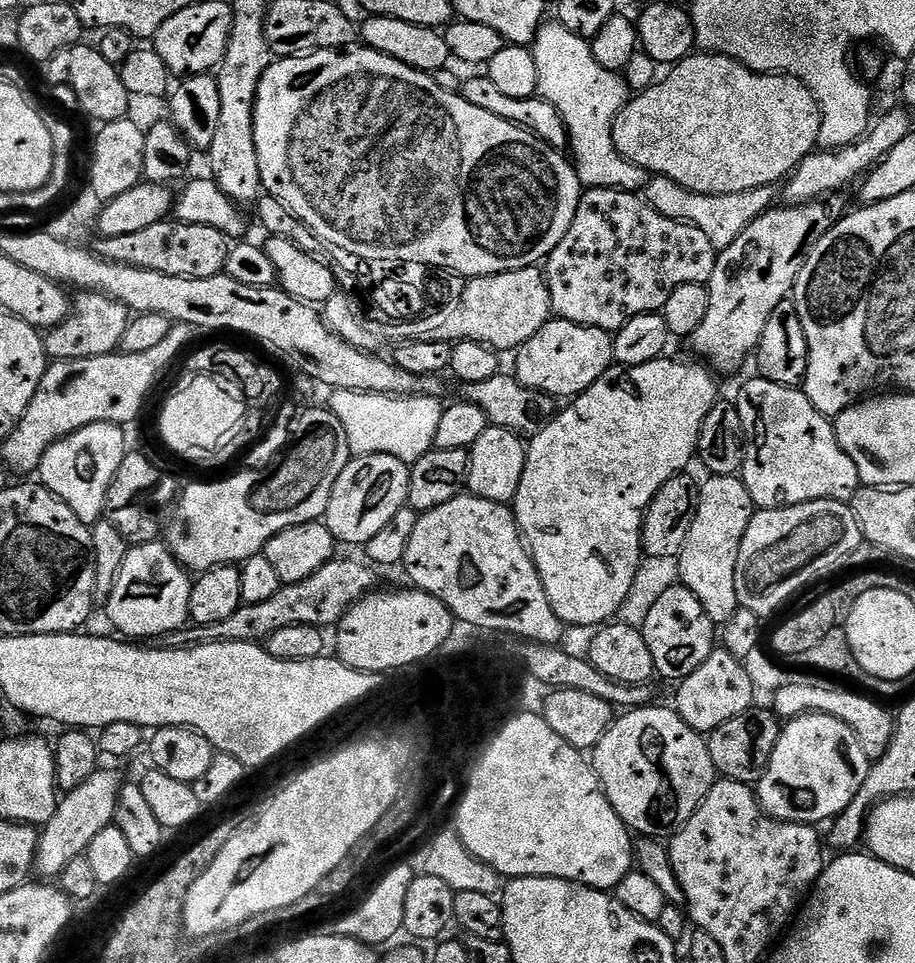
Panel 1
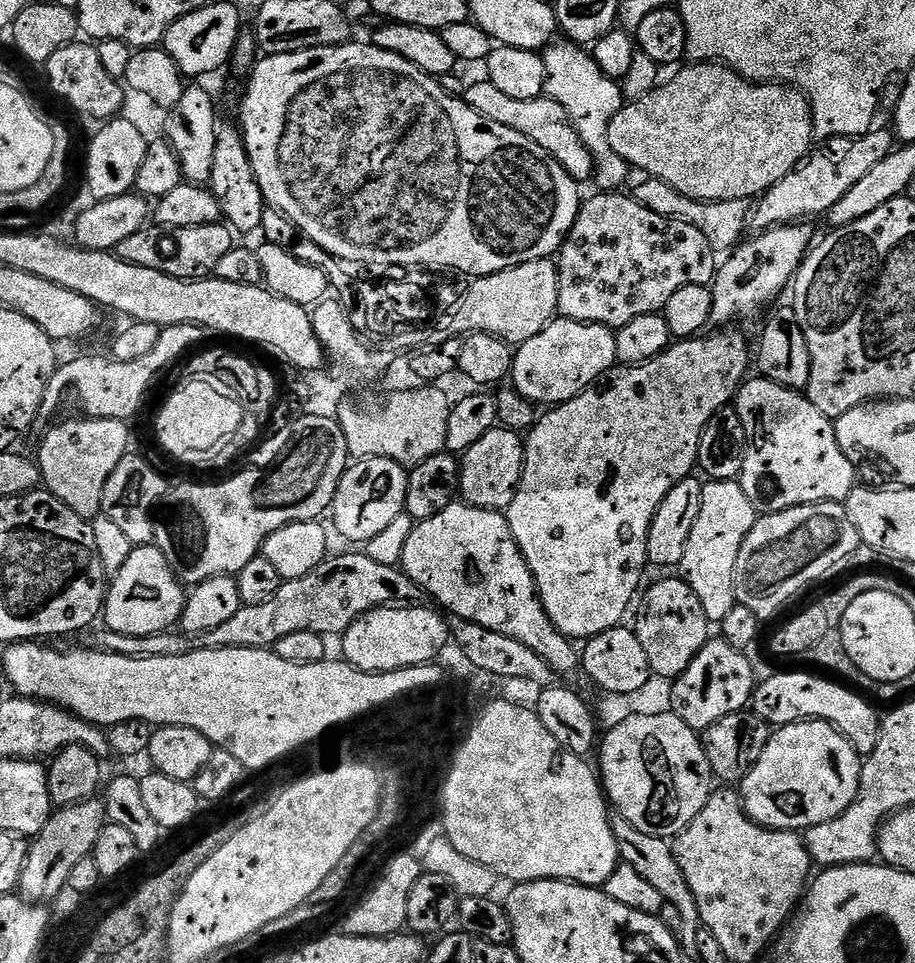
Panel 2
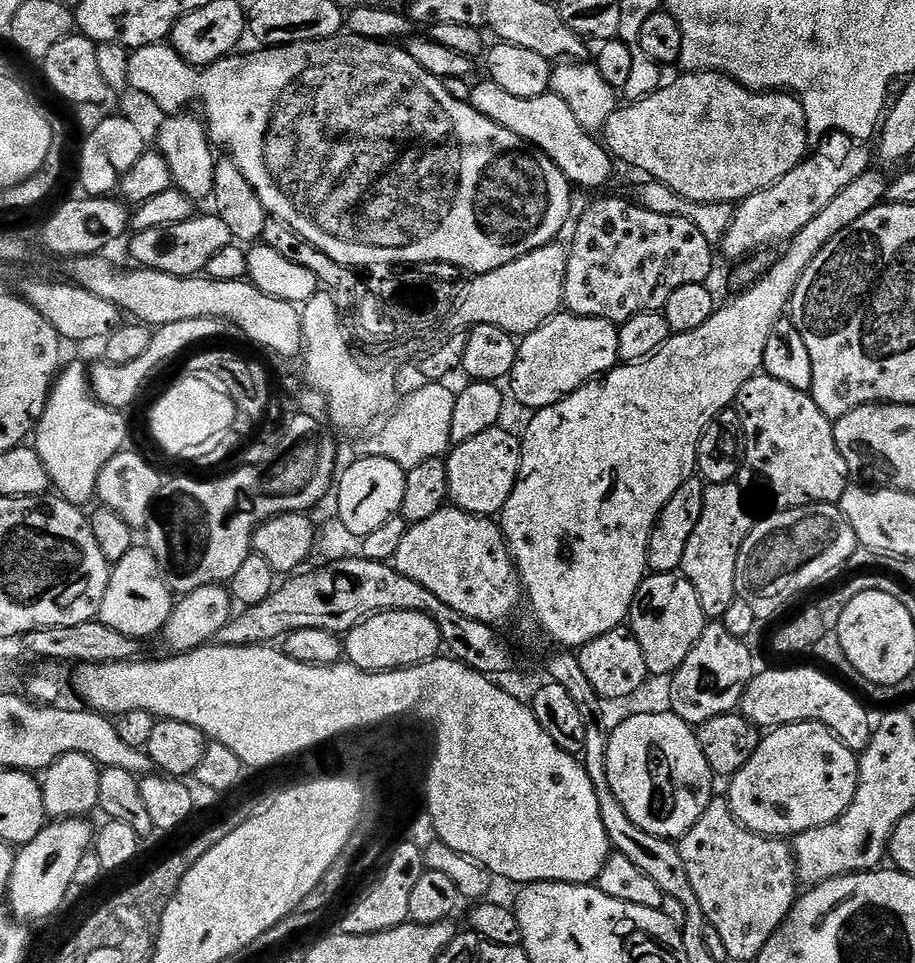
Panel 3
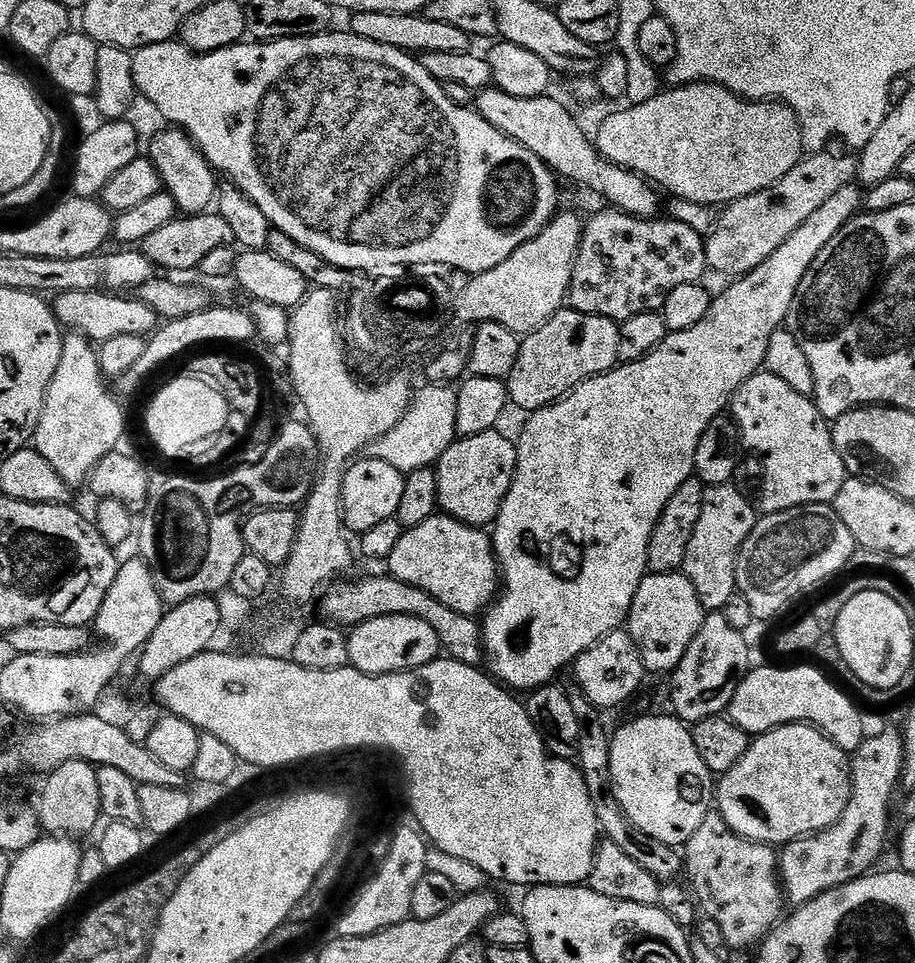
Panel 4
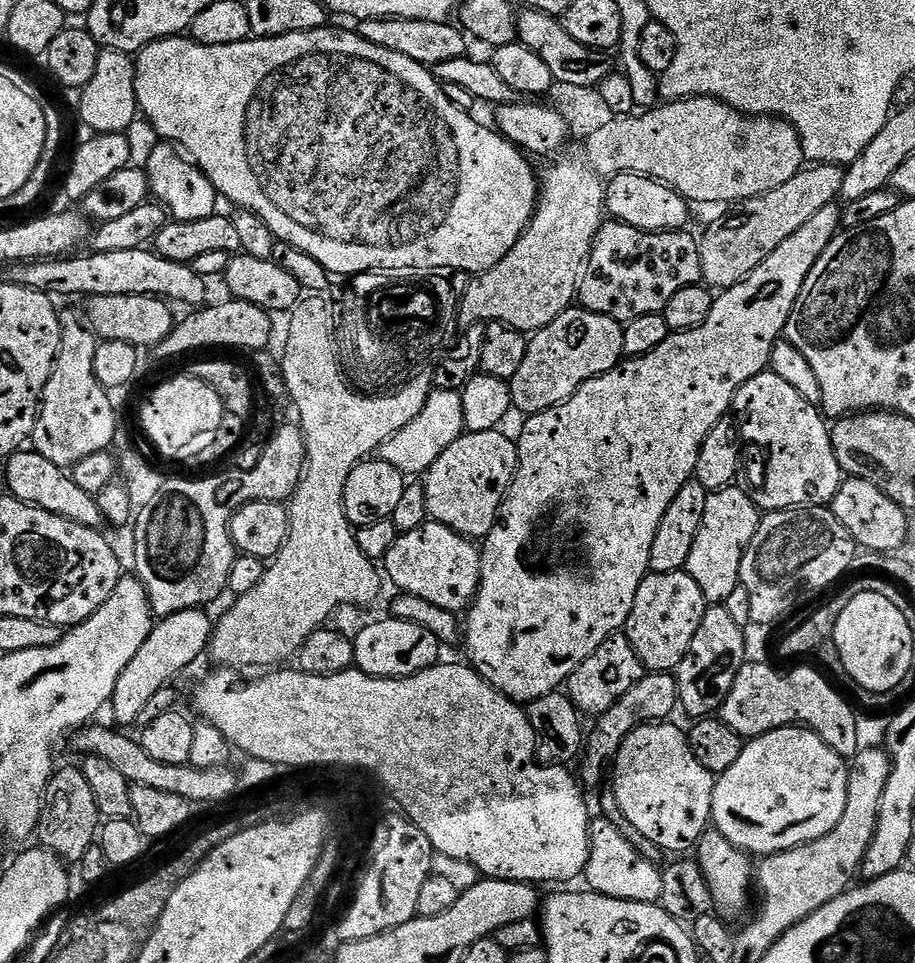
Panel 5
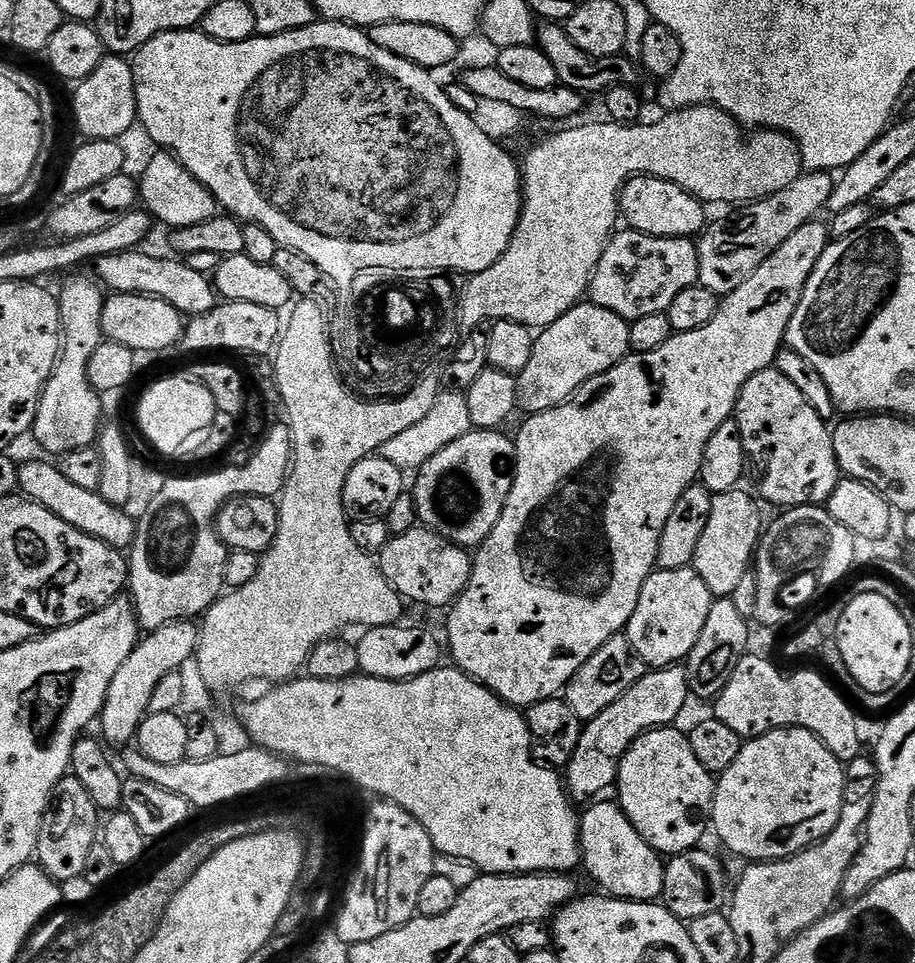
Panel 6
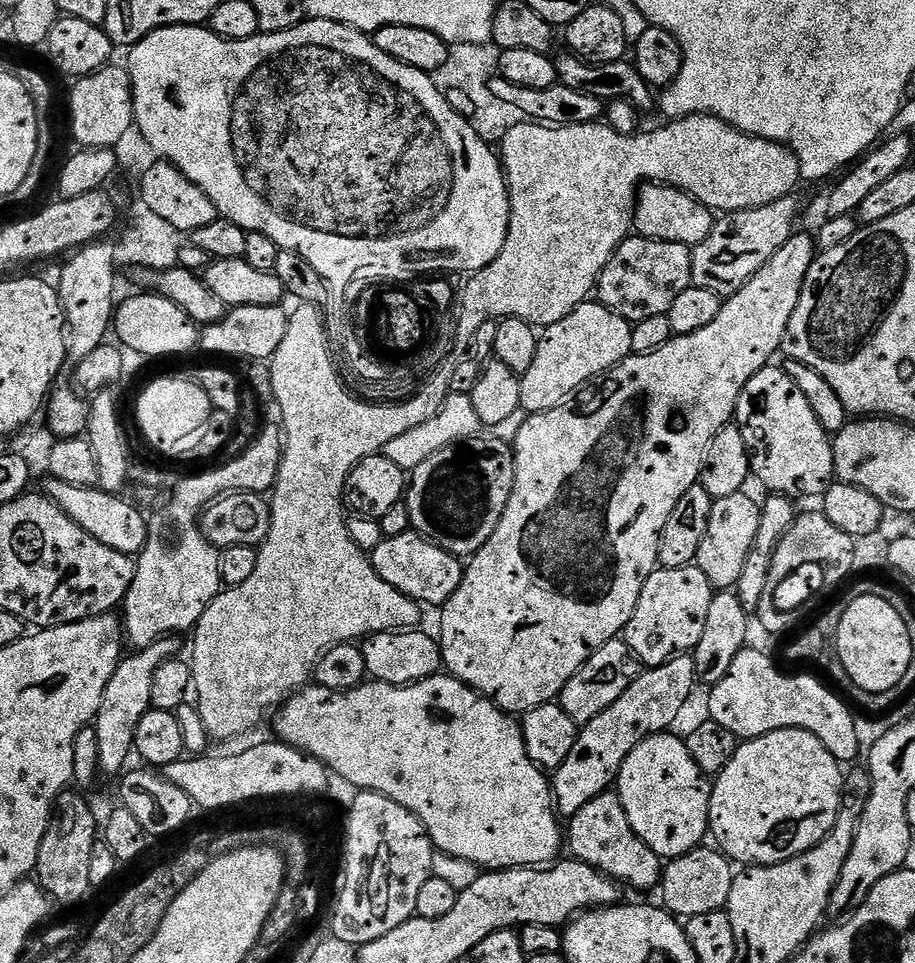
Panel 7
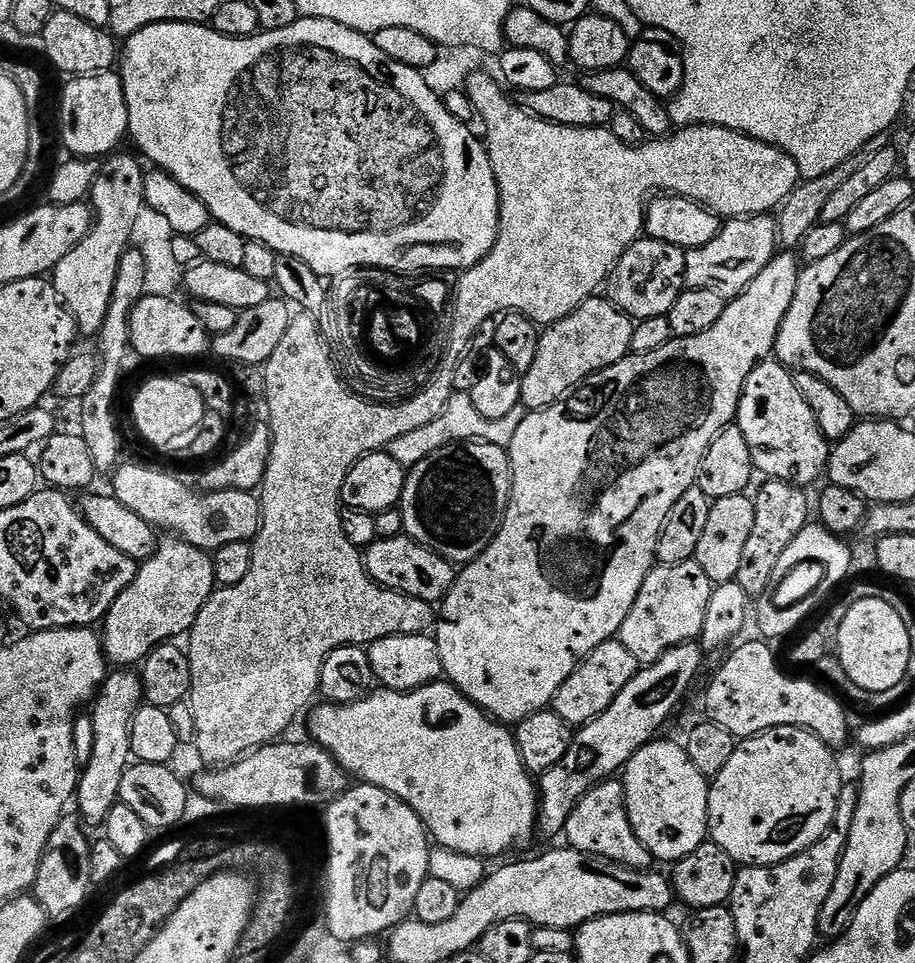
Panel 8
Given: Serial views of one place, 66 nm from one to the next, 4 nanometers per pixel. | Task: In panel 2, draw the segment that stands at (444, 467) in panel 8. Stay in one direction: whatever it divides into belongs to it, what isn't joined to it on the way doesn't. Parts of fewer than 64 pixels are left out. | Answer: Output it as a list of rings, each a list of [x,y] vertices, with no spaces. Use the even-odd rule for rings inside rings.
[[[497,426],[482,434],[460,460],[459,495],[463,503],[473,504],[475,508],[507,510],[524,473],[524,446],[521,433],[511,428]]]

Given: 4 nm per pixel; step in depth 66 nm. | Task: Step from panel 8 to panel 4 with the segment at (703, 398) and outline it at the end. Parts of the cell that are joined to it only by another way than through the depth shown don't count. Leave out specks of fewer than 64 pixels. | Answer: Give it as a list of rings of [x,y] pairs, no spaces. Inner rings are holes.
[[[855,183],[842,186],[838,194],[833,194],[827,202],[821,206],[762,266],[758,266],[748,276],[739,277],[721,296],[717,295],[713,299],[710,310],[698,326],[690,326],[690,330],[681,332],[669,332],[666,339],[653,350],[646,358],[635,360],[629,364],[621,363],[610,372],[604,372],[601,376],[592,376],[586,382],[582,382],[573,392],[568,393],[563,400],[556,401],[555,404],[547,404],[544,408],[539,408],[536,412],[527,417],[524,429],[520,432],[520,440],[516,444],[516,473],[514,482],[506,494],[506,498],[500,507],[500,514],[494,521],[491,529],[492,549],[496,551],[496,558],[502,573],[502,595],[496,603],[487,609],[486,615],[482,620],[482,631],[484,634],[484,650],[487,663],[492,663],[490,672],[499,683],[515,690],[517,693],[531,693],[533,690],[542,688],[546,684],[553,683],[560,671],[567,669],[576,663],[576,660],[590,646],[594,646],[606,634],[617,631],[627,621],[628,611],[634,602],[634,594],[638,594],[638,586],[644,581],[648,572],[648,547],[654,526],[666,510],[666,502],[674,498],[674,490],[682,486],[682,482],[693,479],[696,471],[696,451],[698,442],[702,434],[706,434],[706,426],[714,422],[714,418],[725,415],[726,409],[731,405],[733,396],[751,376],[764,368],[766,358],[766,346],[770,346],[770,338],[779,328],[785,327],[788,319],[788,311],[798,294],[798,286],[802,286],[802,278],[814,266],[814,258],[826,246],[830,246],[834,234],[848,225],[855,216],[862,212],[862,192]]]

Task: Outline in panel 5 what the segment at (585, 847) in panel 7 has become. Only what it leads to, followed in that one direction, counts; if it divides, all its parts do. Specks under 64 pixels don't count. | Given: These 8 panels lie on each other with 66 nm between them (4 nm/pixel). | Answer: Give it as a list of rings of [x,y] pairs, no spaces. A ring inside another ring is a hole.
[[[603,818],[593,819],[588,825],[588,861],[584,867],[583,883],[591,891],[602,894],[606,898],[618,898],[622,902],[642,902],[643,904],[659,904],[662,898],[661,865],[654,860],[642,858],[614,822]]]

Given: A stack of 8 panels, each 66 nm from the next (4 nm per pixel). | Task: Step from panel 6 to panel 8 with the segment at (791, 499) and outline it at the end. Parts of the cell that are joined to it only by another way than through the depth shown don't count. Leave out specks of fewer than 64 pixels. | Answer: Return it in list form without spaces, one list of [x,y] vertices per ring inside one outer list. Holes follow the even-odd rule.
[[[779,359],[764,360],[748,375],[734,422],[746,434],[752,467],[761,477],[809,486],[825,475],[830,442],[814,418],[814,410],[802,398],[795,375]]]

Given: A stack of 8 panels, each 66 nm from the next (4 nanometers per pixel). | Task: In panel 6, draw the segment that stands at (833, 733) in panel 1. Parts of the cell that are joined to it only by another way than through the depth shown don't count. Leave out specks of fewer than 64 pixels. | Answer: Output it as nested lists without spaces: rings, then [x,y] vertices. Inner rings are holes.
[[[779,728],[773,732],[767,732],[765,736],[749,739],[745,743],[743,750],[738,754],[738,758],[734,758],[734,766],[730,766],[730,770],[719,773],[718,779],[716,780],[716,793],[712,799],[710,828],[713,833],[716,831],[717,838],[734,855],[745,856],[745,861],[771,862],[774,860],[785,860],[787,856],[793,856],[795,852],[800,852],[803,848],[811,846],[811,844],[817,844],[818,841],[824,839],[826,834],[830,834],[830,830],[834,830],[834,826],[838,822],[840,811],[844,805],[845,787],[845,765],[838,758],[834,758],[834,754],[830,754],[830,750],[813,732],[808,732],[804,728]]]

